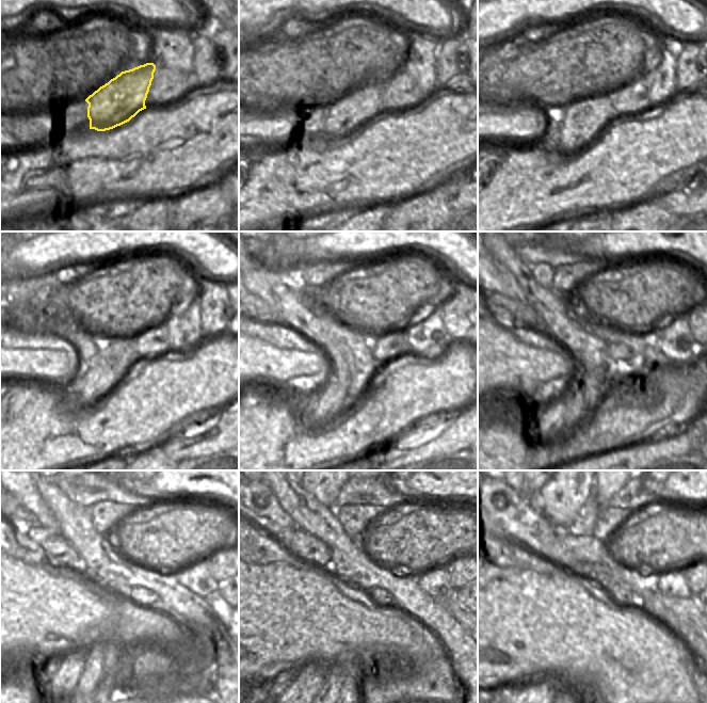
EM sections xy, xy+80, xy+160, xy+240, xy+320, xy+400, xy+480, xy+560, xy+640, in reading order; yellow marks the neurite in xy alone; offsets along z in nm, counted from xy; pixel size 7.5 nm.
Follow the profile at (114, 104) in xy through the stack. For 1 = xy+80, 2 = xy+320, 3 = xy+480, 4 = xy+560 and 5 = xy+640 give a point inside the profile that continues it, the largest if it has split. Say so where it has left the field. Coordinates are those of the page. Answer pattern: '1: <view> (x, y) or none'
1: xy+80 (346, 115)
2: xy+320 (353, 365)
3: xy+480 (75, 674)
4: xy+560 (310, 681)
5: xy+640 (542, 687)

